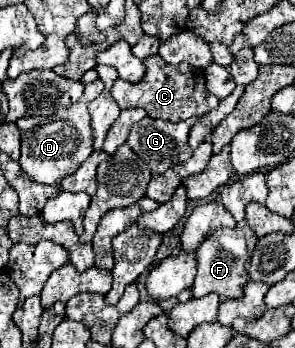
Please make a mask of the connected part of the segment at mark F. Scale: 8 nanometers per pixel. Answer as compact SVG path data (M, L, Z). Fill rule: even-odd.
M242 224L242 228L222 228L212 232L196 250L196 262L198 262L198 274L192 284L192 296L202 298L210 292L216 292L224 300L238 300L244 296L244 286L248 284L246 274L246 262L248 256L252 256L252 248L258 242L256 234L248 228L248 224Z

